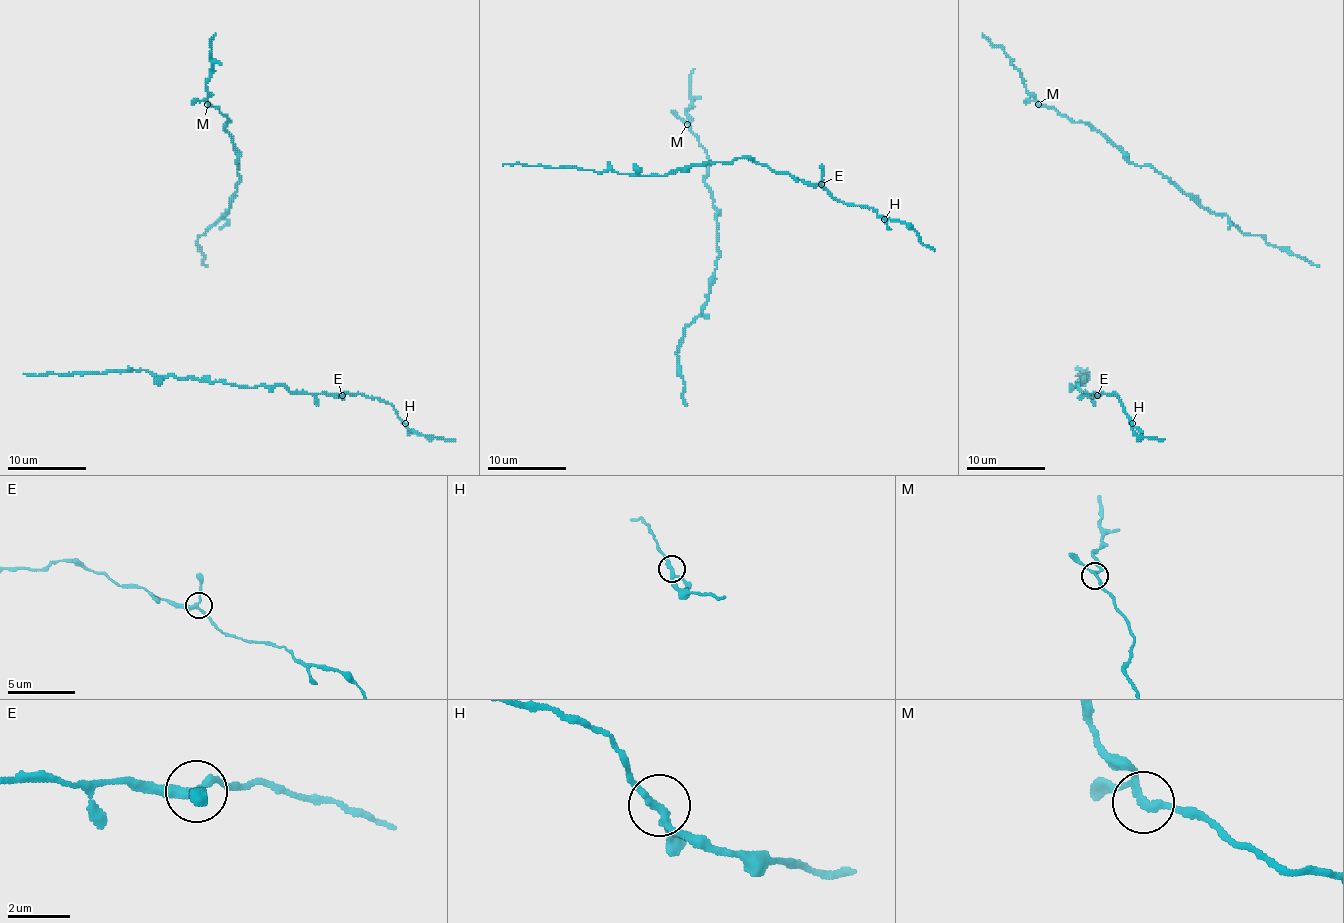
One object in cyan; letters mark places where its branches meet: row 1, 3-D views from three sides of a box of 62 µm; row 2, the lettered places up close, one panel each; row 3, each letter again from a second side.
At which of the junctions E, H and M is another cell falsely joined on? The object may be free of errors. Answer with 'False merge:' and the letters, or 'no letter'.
False merge: no letter

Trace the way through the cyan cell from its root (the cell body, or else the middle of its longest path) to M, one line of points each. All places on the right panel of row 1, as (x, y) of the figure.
M: (1228, 229), (1226, 215), (1200, 207), (1152, 168), (1135, 166), (1087, 124), (1038, 104)

